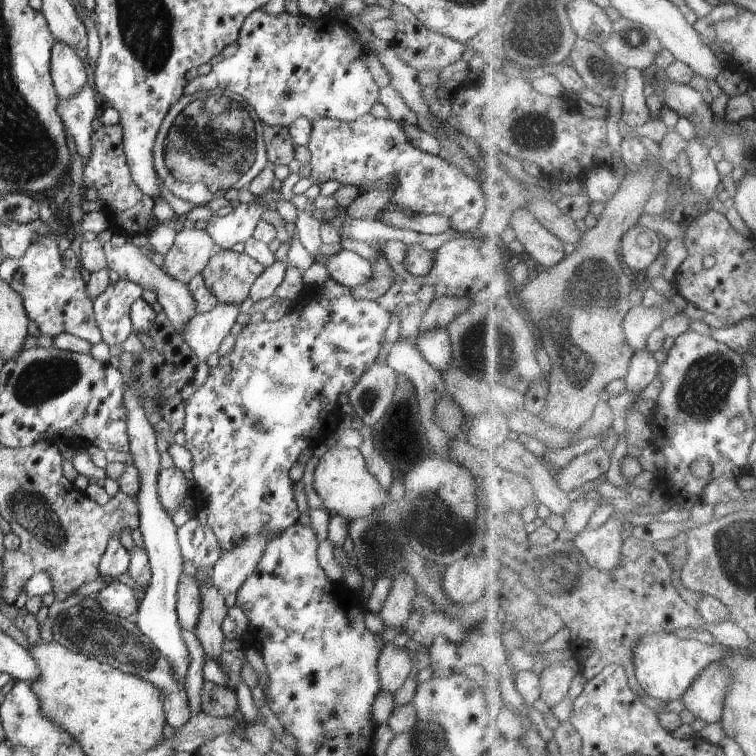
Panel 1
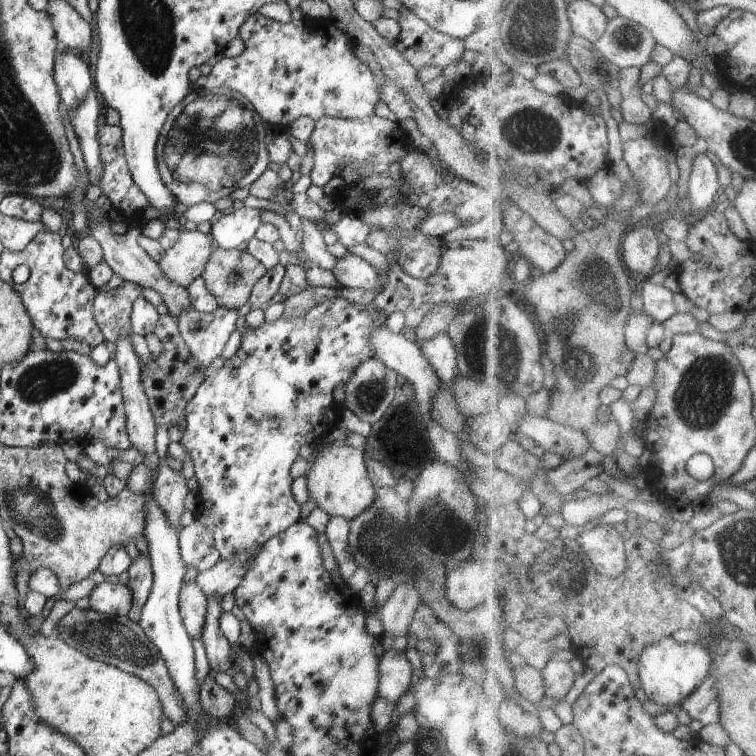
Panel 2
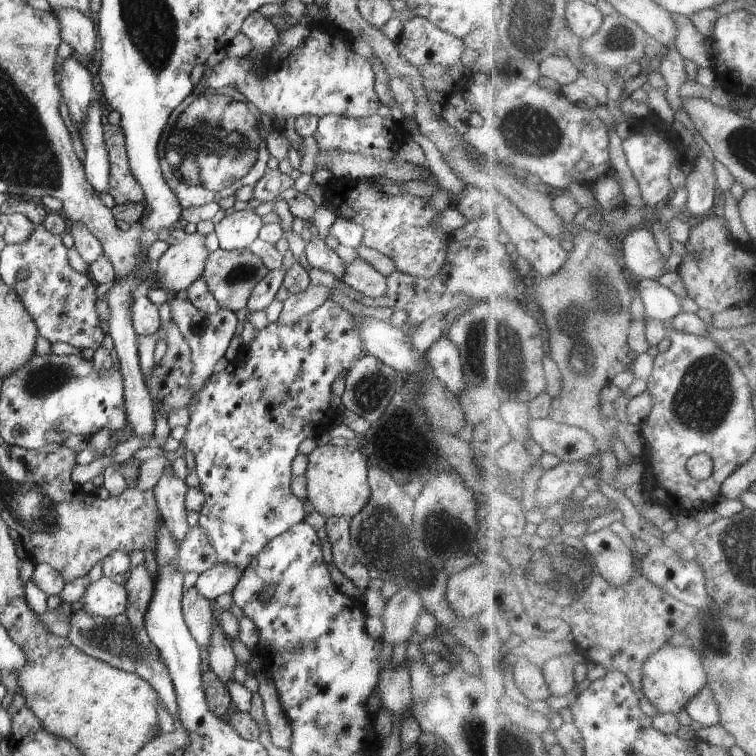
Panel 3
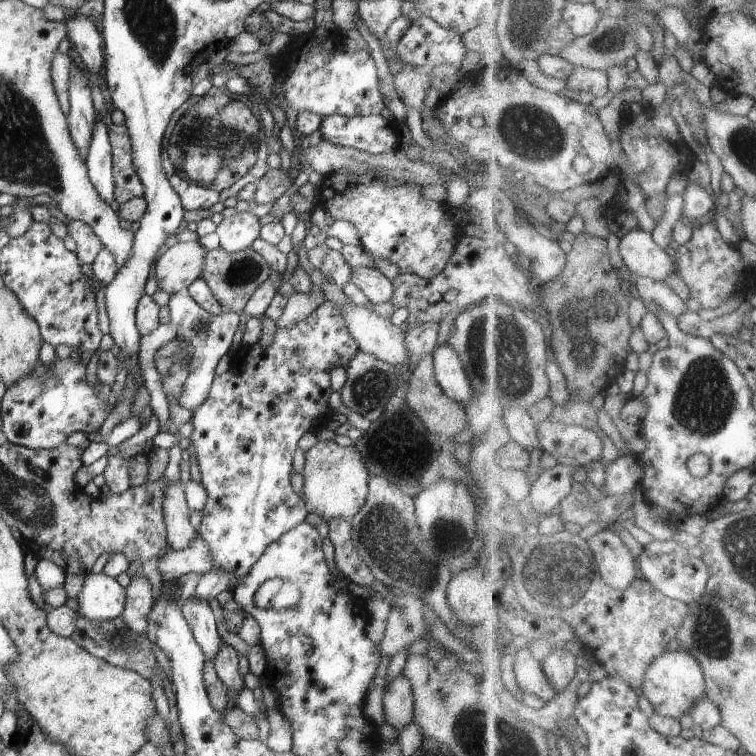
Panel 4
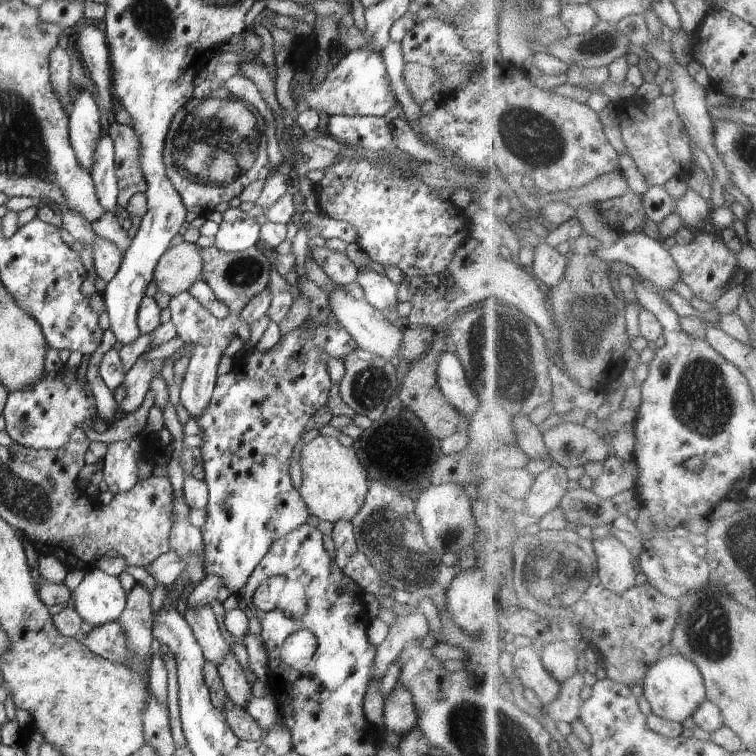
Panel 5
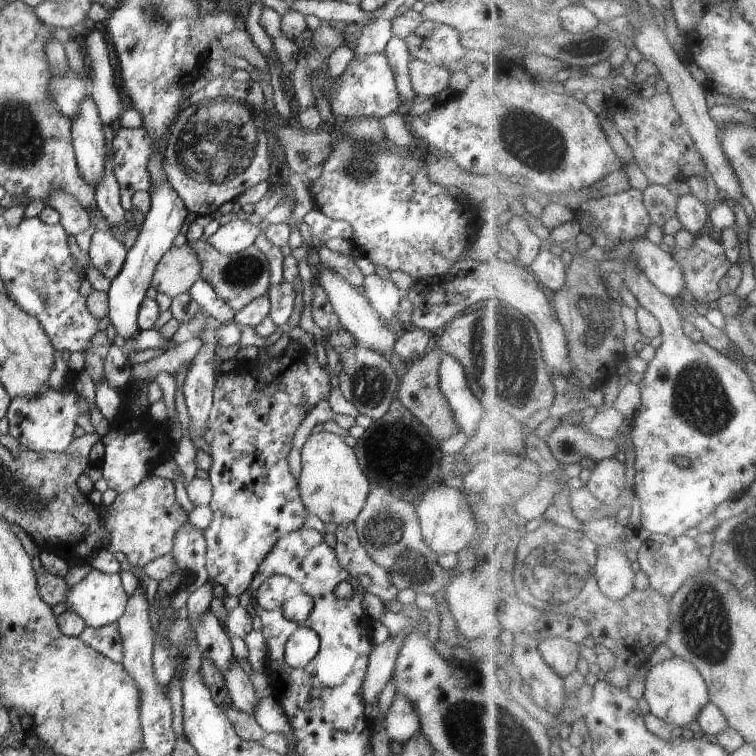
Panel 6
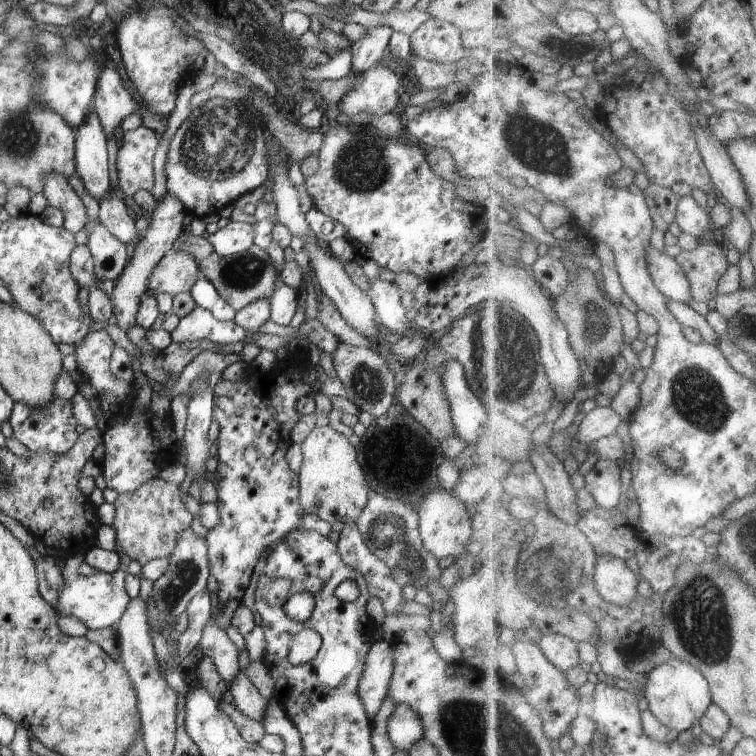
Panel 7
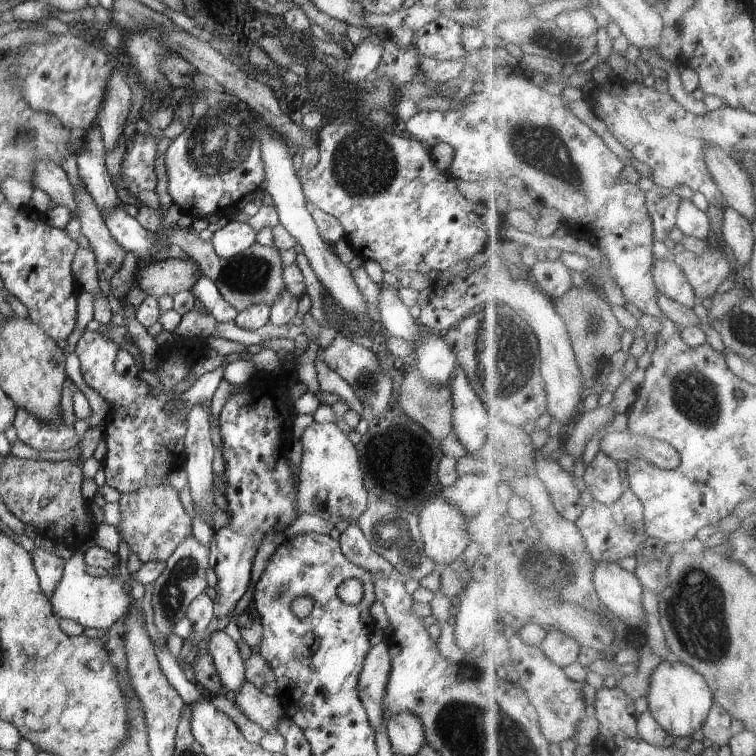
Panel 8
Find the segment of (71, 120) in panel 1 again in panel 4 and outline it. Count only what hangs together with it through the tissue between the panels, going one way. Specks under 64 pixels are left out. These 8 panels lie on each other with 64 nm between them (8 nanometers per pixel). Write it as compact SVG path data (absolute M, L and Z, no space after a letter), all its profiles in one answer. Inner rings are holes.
M97 117L97 124L90 142L87 158L84 160L87 174L98 195L106 204L115 200L116 184L111 143L107 126Z

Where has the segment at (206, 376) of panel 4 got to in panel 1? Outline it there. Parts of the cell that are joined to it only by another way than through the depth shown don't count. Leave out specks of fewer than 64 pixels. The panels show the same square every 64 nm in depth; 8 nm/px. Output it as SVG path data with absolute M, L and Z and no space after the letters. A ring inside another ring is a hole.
M221 303L208 313L197 313L184 324L183 340L200 361L206 362L231 334L239 313L240 306Z

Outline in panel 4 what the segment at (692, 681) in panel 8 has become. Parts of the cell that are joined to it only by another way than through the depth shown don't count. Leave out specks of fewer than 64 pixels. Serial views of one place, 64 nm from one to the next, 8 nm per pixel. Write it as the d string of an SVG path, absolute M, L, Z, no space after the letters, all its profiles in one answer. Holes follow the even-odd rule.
M685 649L666 652L648 670L644 692L654 704L655 711L664 717L680 719L700 704L708 696L707 676L702 664Z

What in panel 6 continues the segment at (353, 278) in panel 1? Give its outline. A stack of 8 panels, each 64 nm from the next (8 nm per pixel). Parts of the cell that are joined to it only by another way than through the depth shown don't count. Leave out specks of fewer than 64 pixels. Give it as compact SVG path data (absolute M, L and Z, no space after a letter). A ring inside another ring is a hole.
M378 274L368 276L364 280L364 294L376 310L385 326L398 328L401 332L404 326L399 320L400 299L404 292L399 290L390 279L381 278Z

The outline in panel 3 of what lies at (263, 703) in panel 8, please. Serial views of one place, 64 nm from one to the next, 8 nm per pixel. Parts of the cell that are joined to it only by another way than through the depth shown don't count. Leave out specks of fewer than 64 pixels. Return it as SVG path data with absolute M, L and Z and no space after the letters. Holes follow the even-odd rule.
M215 616L215 626L213 627L213 644L208 650L209 668L221 679L222 683L235 681L234 670L239 663L234 655L234 650L230 645L230 640L225 633L218 627Z

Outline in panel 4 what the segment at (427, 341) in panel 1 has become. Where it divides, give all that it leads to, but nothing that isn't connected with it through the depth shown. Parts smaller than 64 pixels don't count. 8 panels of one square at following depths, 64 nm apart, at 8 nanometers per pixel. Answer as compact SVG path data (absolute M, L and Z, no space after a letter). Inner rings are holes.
M447 344L437 346L432 354L436 383L442 388L446 397L464 408L468 407L473 400L473 389L458 354Z

